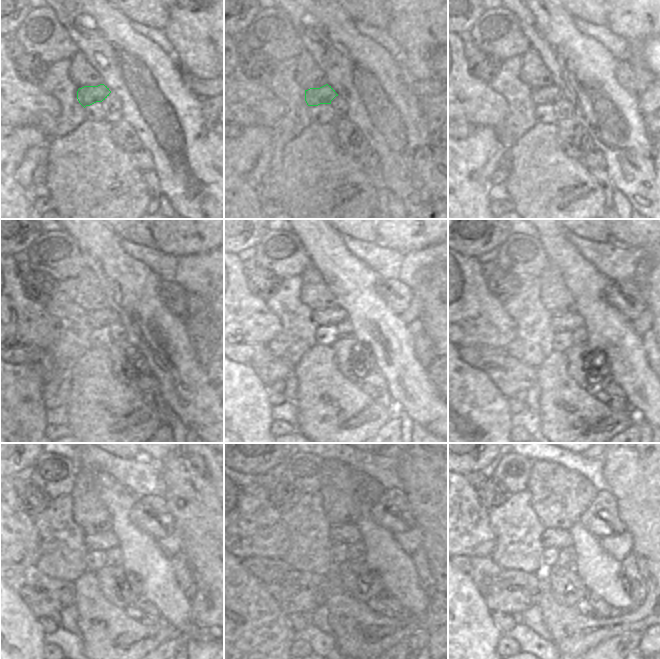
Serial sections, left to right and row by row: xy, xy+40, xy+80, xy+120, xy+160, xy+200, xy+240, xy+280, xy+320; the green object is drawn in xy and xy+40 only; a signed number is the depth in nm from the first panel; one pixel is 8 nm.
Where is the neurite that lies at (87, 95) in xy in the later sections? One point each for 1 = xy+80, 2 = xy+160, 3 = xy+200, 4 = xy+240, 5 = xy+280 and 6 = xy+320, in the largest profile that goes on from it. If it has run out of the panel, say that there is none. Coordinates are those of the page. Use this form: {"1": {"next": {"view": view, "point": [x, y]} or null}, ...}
{"1": {"next": {"view": "xy+80", "point": [550, 94]}}, "2": {"next": {"view": "xy+160", "point": [332, 316]}}, "3": {"next": {"view": "xy+200", "point": [553, 318]}}, "4": {"next": {"view": "xy+240", "point": [104, 541]}}, "5": {"next": {"view": "xy+280", "point": [348, 534]}}, "6": {"next": {"view": "xy+320", "point": [561, 537]}}}

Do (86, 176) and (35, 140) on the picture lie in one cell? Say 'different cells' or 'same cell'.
different cells

